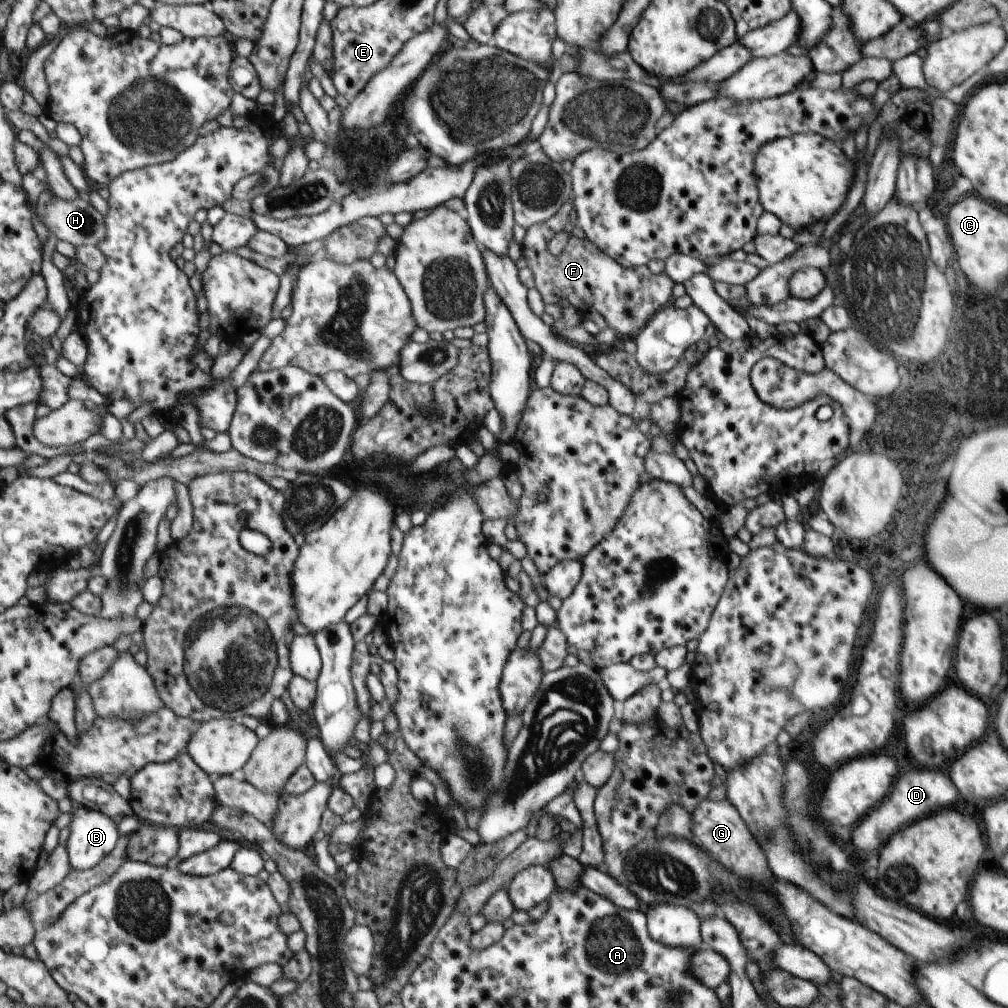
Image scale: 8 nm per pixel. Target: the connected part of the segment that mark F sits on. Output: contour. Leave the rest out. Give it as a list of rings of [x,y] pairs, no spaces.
[[[568,202],[560,214],[539,225],[530,226],[521,243],[522,258],[534,276],[535,288],[542,296],[544,304],[557,305],[563,310],[573,305],[582,310],[592,308],[606,320],[606,325],[622,336],[634,336],[638,330],[647,326],[656,314],[656,310],[664,308],[672,300],[674,282],[665,272],[655,274],[650,268],[624,268],[616,260],[610,258],[598,249],[589,239],[578,239],[571,236],[566,249],[555,253],[549,247],[550,240],[563,230],[569,222],[573,202]]]

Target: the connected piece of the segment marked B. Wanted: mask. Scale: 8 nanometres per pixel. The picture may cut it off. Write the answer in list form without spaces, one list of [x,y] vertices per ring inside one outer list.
[[[81,803],[71,815],[72,835],[67,843],[71,865],[78,871],[97,868],[118,847],[119,825],[108,814]]]

